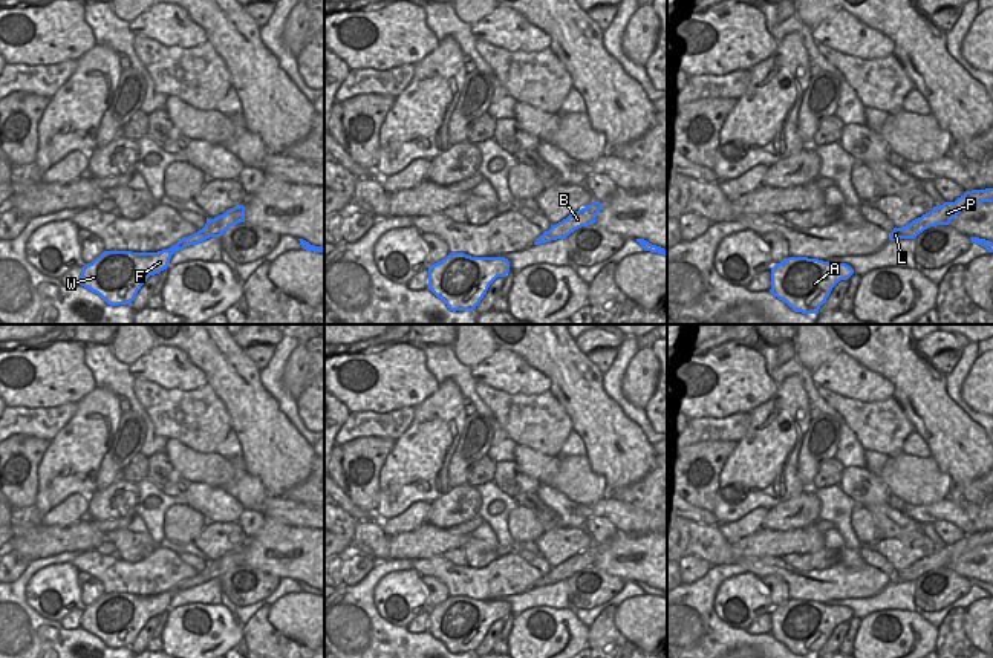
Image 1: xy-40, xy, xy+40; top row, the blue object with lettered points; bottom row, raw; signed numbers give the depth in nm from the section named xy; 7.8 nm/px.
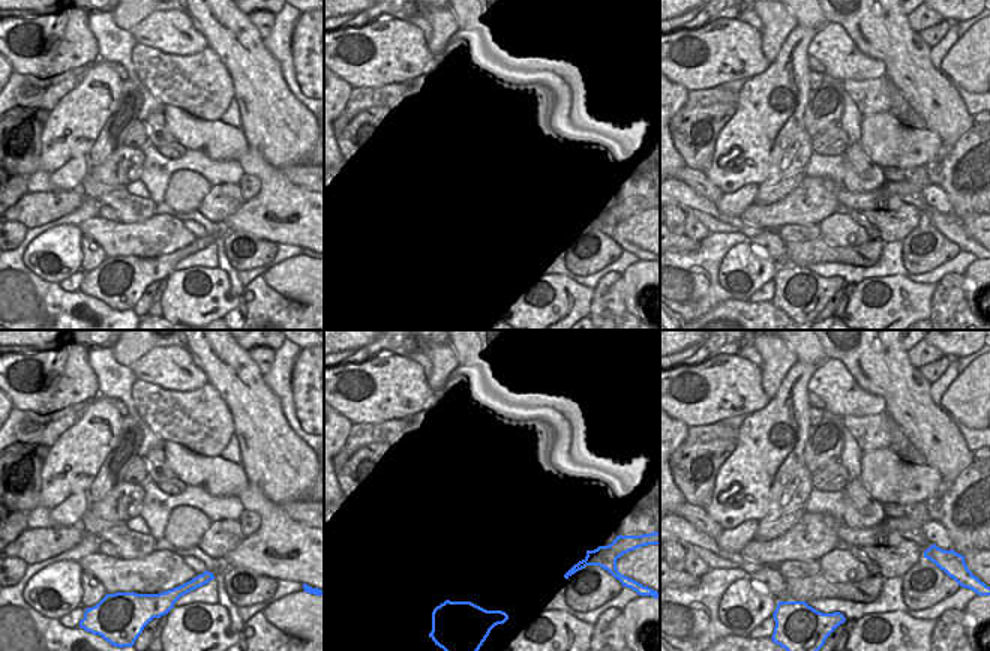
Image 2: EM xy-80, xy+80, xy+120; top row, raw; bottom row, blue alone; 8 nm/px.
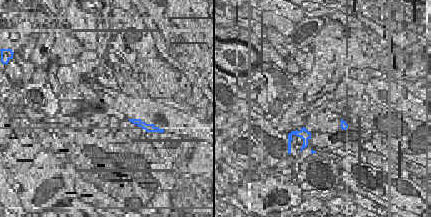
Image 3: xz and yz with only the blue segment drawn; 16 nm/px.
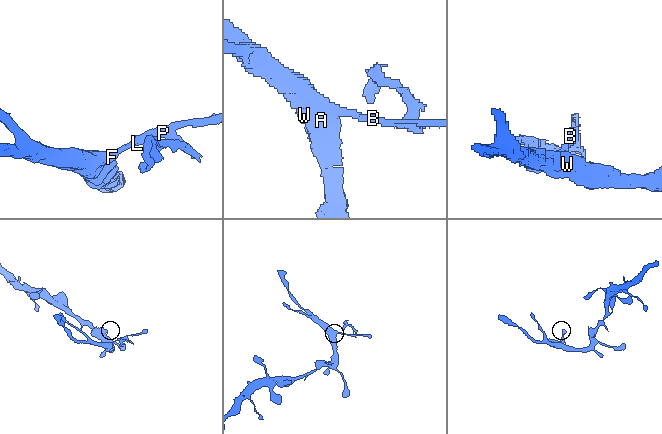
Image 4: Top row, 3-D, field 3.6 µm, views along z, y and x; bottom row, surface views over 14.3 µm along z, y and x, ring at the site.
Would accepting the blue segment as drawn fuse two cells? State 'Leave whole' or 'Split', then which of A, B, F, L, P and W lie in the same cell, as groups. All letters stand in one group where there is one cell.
Split. Groups: A B F L W / P.

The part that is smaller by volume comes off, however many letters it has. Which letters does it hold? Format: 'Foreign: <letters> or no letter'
Foreign: P.

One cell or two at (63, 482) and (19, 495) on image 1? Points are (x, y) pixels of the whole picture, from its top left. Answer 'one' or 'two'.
two

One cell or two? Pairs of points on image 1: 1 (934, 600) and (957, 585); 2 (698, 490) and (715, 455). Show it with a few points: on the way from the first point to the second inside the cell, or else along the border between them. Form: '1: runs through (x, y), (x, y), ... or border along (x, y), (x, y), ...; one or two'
1: runs through (940, 594), (950, 586); one
2: runs through (696, 481), (710, 464); one

